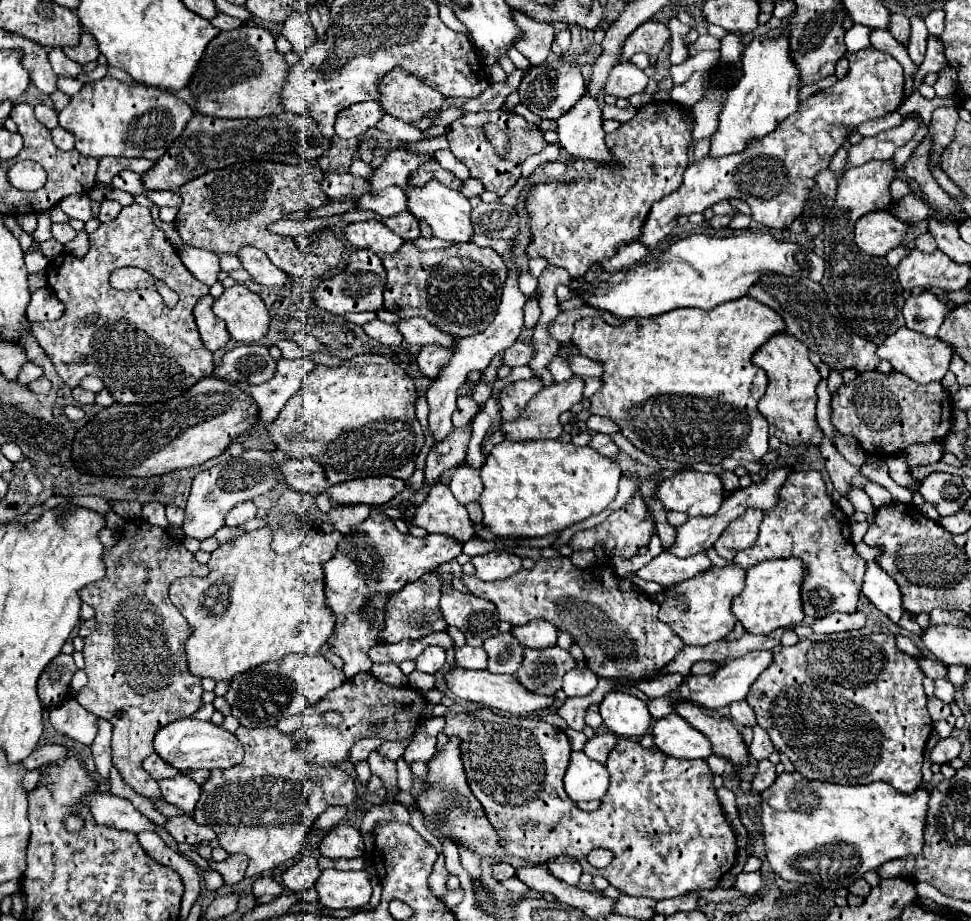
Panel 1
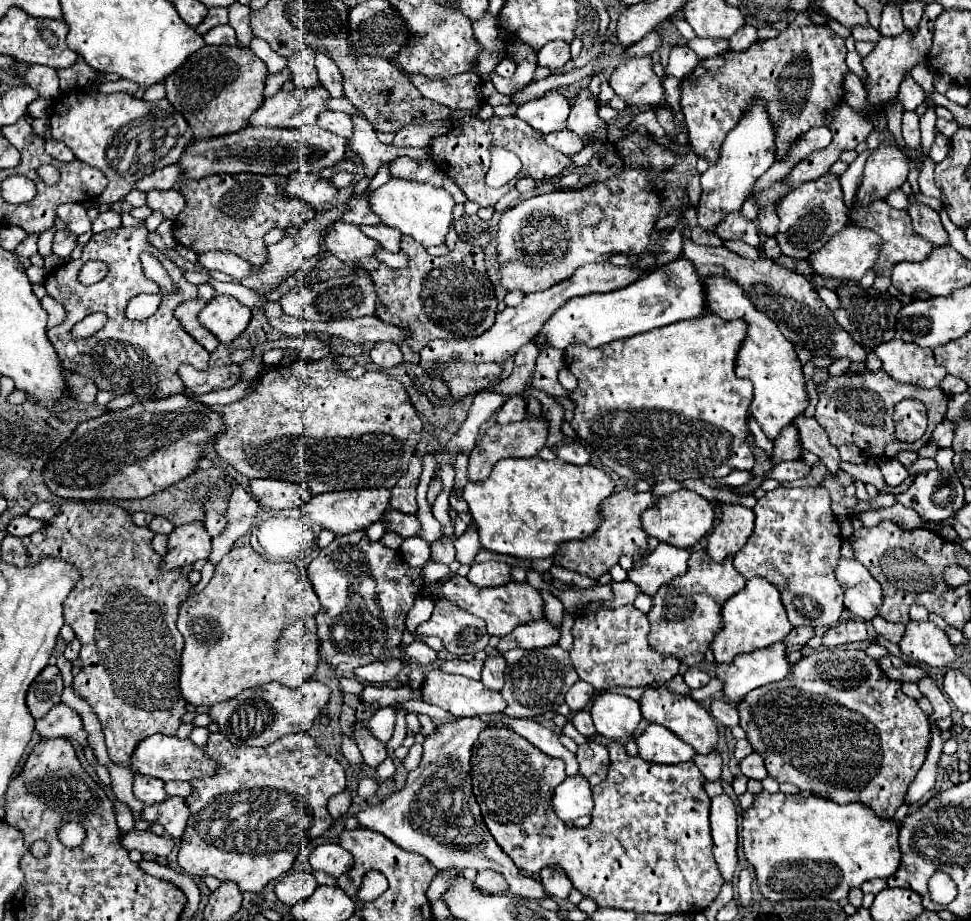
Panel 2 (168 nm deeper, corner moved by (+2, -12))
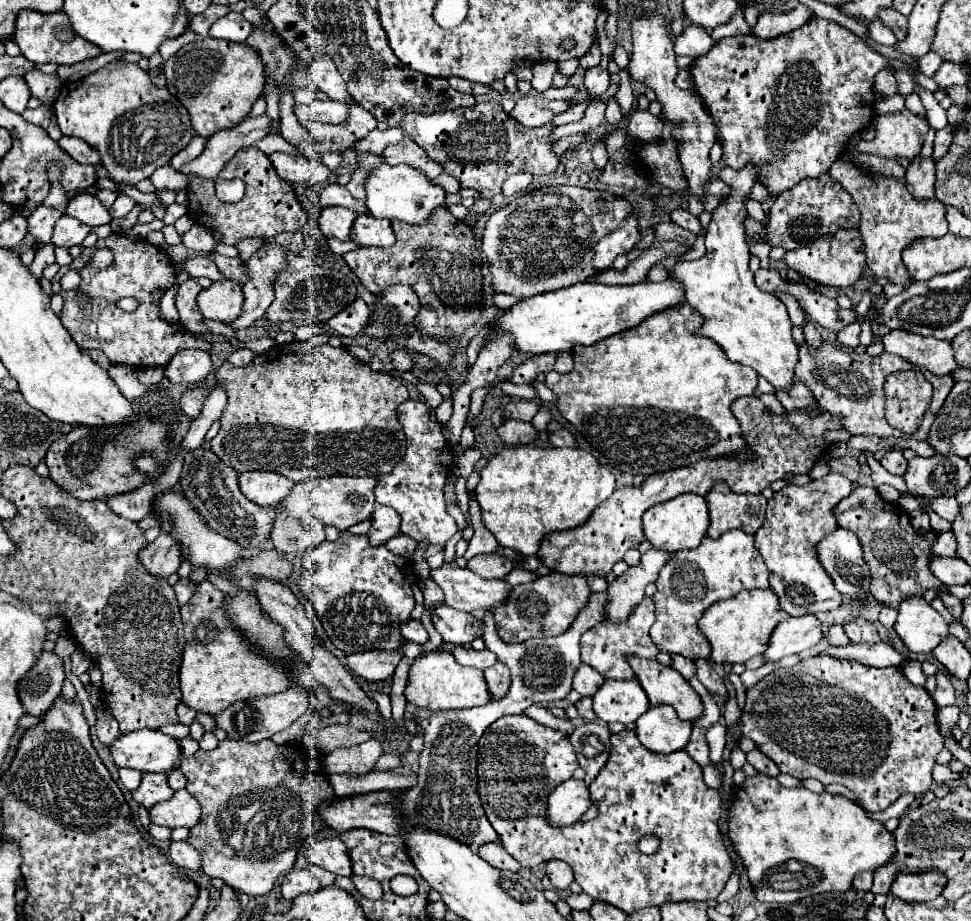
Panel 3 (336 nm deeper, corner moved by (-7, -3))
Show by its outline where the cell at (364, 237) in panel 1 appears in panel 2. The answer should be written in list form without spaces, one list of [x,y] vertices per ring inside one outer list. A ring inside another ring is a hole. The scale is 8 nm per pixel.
[[[333,222],[325,234],[325,248],[339,260],[357,260],[363,256],[373,256],[379,244],[367,238],[357,226],[345,222]]]

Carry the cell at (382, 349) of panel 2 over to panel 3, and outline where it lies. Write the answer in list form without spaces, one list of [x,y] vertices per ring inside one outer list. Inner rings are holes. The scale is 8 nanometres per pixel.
[[[404,349],[390,351],[390,359],[392,359],[392,365],[396,365],[396,371],[400,371],[400,373],[404,373],[412,367],[412,359],[410,359],[408,351],[404,351]]]

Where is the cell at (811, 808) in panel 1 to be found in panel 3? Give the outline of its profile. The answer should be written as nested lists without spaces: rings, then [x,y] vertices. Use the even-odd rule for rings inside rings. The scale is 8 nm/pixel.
[[[758,773],[738,785],[734,799],[734,815],[730,815],[730,837],[738,849],[750,881],[756,889],[756,899],[766,903],[794,903],[802,897],[824,891],[850,891],[852,881],[862,871],[876,871],[884,867],[894,855],[894,835],[868,817],[868,813],[852,799],[842,795],[812,793],[804,787],[786,789],[774,777]]]

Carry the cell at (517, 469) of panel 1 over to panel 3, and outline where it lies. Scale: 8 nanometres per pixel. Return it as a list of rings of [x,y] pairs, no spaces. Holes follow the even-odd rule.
[[[506,447],[506,449],[502,449],[500,453],[496,453],[496,455],[484,465],[484,469],[482,469],[482,473],[480,473],[480,483],[476,485],[476,501],[478,501],[480,507],[482,507],[482,521],[484,521],[484,525],[492,531],[492,535],[498,539],[498,543],[500,543],[502,547],[510,547],[510,549],[520,551],[520,553],[524,553],[524,555],[536,555],[538,549],[540,549],[542,539],[544,539],[548,533],[564,531],[564,529],[574,529],[574,527],[586,523],[586,521],[590,519],[592,511],[594,511],[602,501],[606,501],[606,499],[612,495],[614,483],[616,483],[614,473],[608,471],[604,465],[600,465],[600,461],[598,461],[592,453],[588,453],[588,451],[582,451],[582,449],[554,449],[554,447]]]

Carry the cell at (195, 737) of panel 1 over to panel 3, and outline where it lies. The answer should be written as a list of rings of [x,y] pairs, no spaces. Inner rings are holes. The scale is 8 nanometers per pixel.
[[[138,729],[120,735],[110,753],[118,767],[156,773],[170,773],[180,765],[182,759],[178,739],[164,735],[158,729]]]

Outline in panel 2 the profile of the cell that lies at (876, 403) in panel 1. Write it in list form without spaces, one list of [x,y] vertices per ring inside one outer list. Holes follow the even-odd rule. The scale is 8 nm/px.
[[[863,370],[857,374],[829,376],[825,382],[817,386],[817,390],[819,390],[819,404],[817,404],[815,418],[823,426],[823,430],[829,434],[831,444],[833,446],[855,444],[867,456],[875,456],[875,458],[893,458],[901,450],[917,452],[919,448],[923,448],[929,442],[935,426],[945,420],[947,400],[949,400],[949,396],[941,388],[921,388],[917,384],[899,384],[897,380],[887,376],[883,370],[877,370],[877,372]],[[905,398],[921,400],[927,406],[927,416],[929,416],[929,430],[925,432],[925,436],[921,436],[913,444],[899,442],[893,430],[893,406]]]

